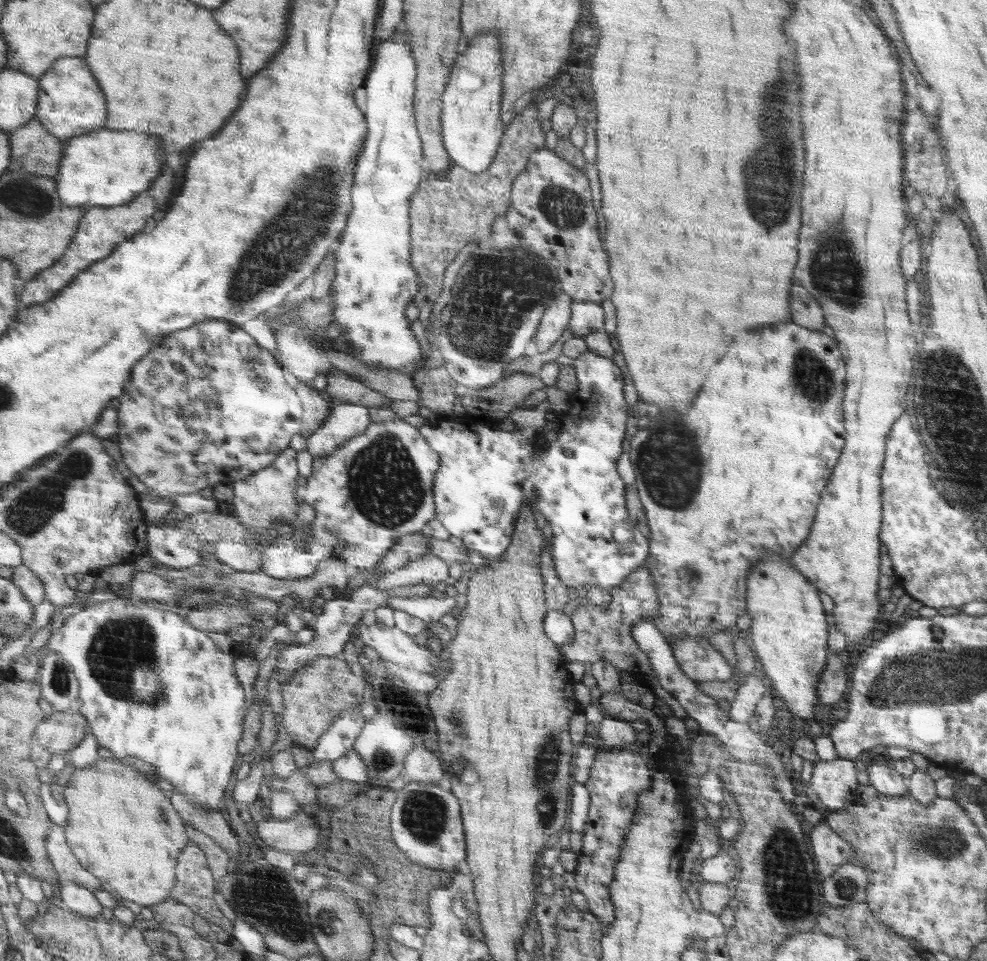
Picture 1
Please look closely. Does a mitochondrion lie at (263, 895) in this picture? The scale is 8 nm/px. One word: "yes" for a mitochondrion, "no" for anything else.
yes

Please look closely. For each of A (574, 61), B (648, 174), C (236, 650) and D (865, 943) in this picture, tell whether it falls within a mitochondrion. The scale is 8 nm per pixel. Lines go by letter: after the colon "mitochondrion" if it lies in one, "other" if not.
A: other
B: other
C: other
D: other

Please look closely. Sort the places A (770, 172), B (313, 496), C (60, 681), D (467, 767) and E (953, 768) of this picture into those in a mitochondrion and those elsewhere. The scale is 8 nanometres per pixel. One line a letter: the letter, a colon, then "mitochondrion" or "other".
A: mitochondrion
B: other
C: mitochondrion
D: mitochondrion
E: other

